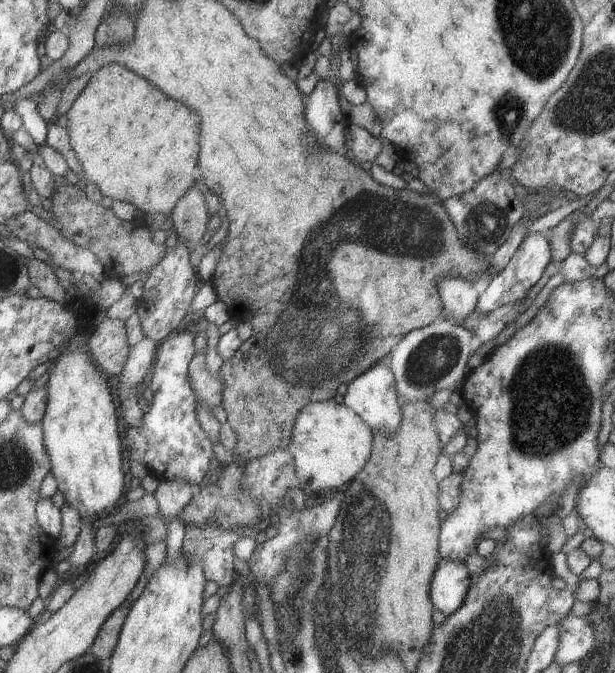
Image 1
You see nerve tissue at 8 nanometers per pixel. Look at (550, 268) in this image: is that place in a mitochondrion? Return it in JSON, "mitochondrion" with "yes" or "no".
{"mitochondrion":"no"}

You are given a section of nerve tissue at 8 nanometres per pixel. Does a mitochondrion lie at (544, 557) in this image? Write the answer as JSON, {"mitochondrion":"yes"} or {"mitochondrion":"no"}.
{"mitochondrion":"no"}

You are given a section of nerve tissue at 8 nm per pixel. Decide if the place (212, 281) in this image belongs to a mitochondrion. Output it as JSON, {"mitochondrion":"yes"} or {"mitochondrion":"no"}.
{"mitochondrion":"no"}

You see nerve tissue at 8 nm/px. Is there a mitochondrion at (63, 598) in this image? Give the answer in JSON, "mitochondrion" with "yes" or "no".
{"mitochondrion":"no"}

